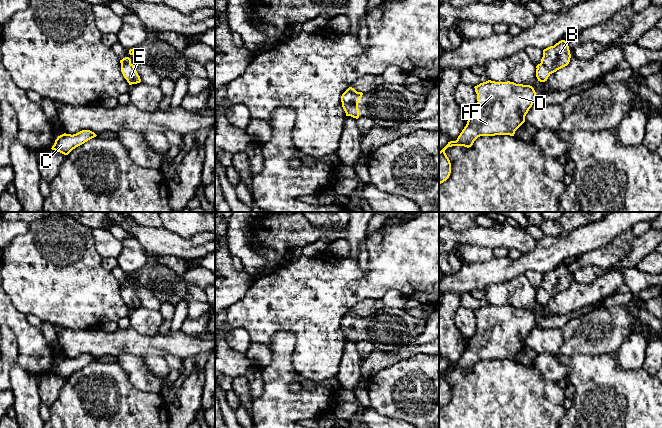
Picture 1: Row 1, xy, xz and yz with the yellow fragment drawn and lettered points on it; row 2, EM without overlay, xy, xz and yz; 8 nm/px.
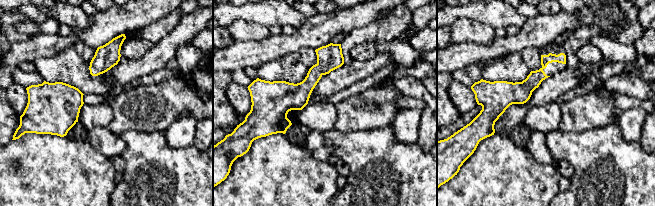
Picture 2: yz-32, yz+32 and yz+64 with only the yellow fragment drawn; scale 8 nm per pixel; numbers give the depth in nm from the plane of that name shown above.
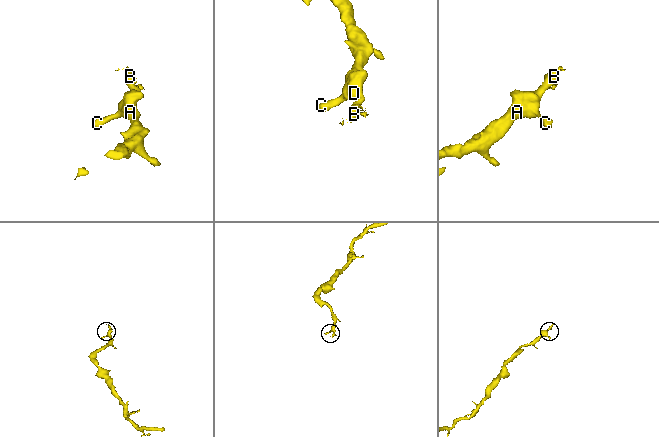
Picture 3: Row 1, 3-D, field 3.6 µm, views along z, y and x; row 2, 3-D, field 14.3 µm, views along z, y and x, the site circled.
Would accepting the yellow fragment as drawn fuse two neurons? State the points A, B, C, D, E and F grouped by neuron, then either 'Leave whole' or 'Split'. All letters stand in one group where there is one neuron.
Groups: A B C D E F. Leave whole

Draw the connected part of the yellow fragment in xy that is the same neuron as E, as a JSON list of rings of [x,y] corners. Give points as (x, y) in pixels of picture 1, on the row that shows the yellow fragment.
[[[129,57],[123,58],[122,60],[120,60],[120,63],[121,72],[129,85],[141,82],[140,76],[138,75],[134,65],[131,63],[131,59]]]

